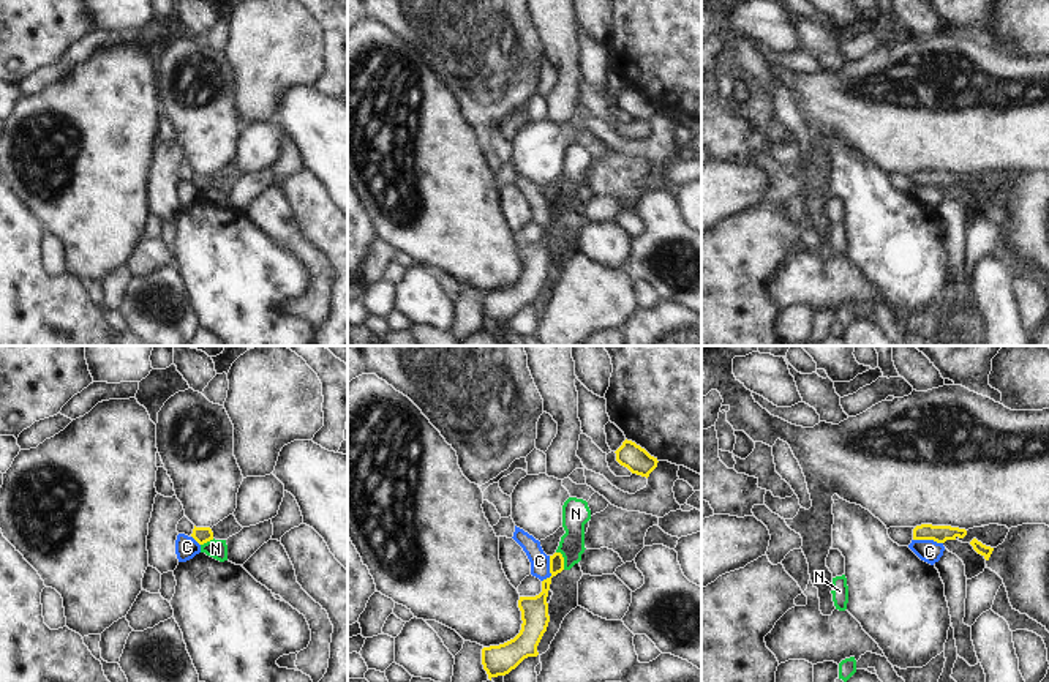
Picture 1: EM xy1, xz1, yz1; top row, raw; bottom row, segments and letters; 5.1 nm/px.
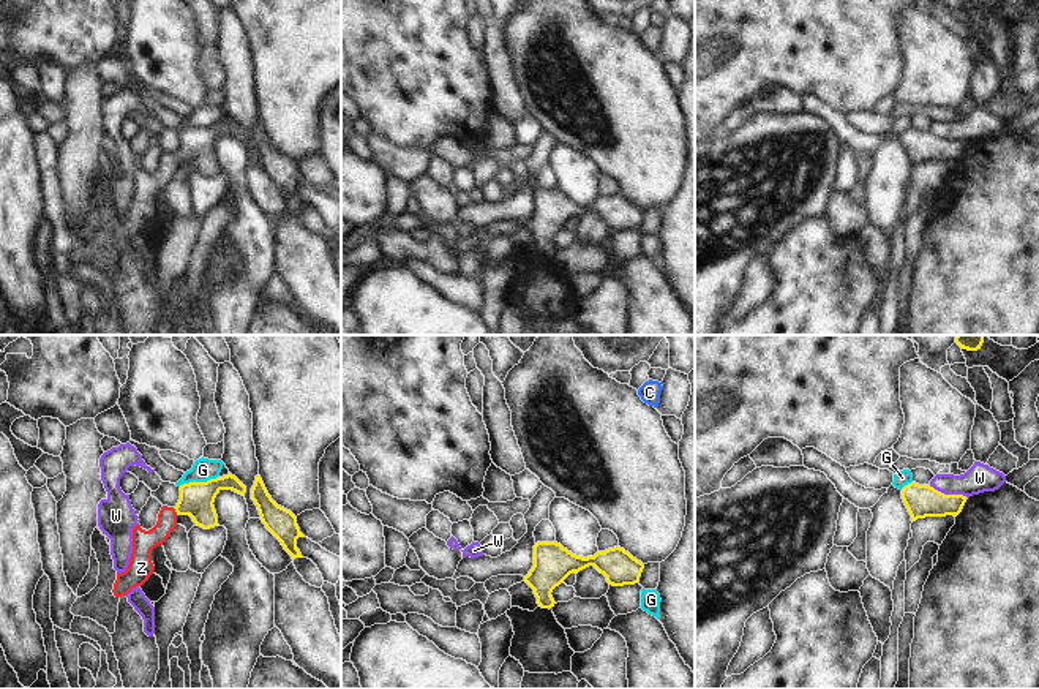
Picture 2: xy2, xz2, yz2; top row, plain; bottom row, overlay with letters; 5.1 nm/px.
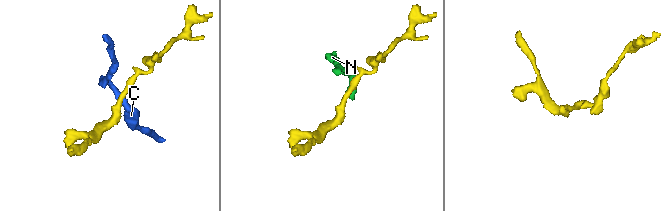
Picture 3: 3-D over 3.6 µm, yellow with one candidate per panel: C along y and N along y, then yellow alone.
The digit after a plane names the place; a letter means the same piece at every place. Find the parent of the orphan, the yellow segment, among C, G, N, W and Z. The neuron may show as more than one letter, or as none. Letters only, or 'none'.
Z

